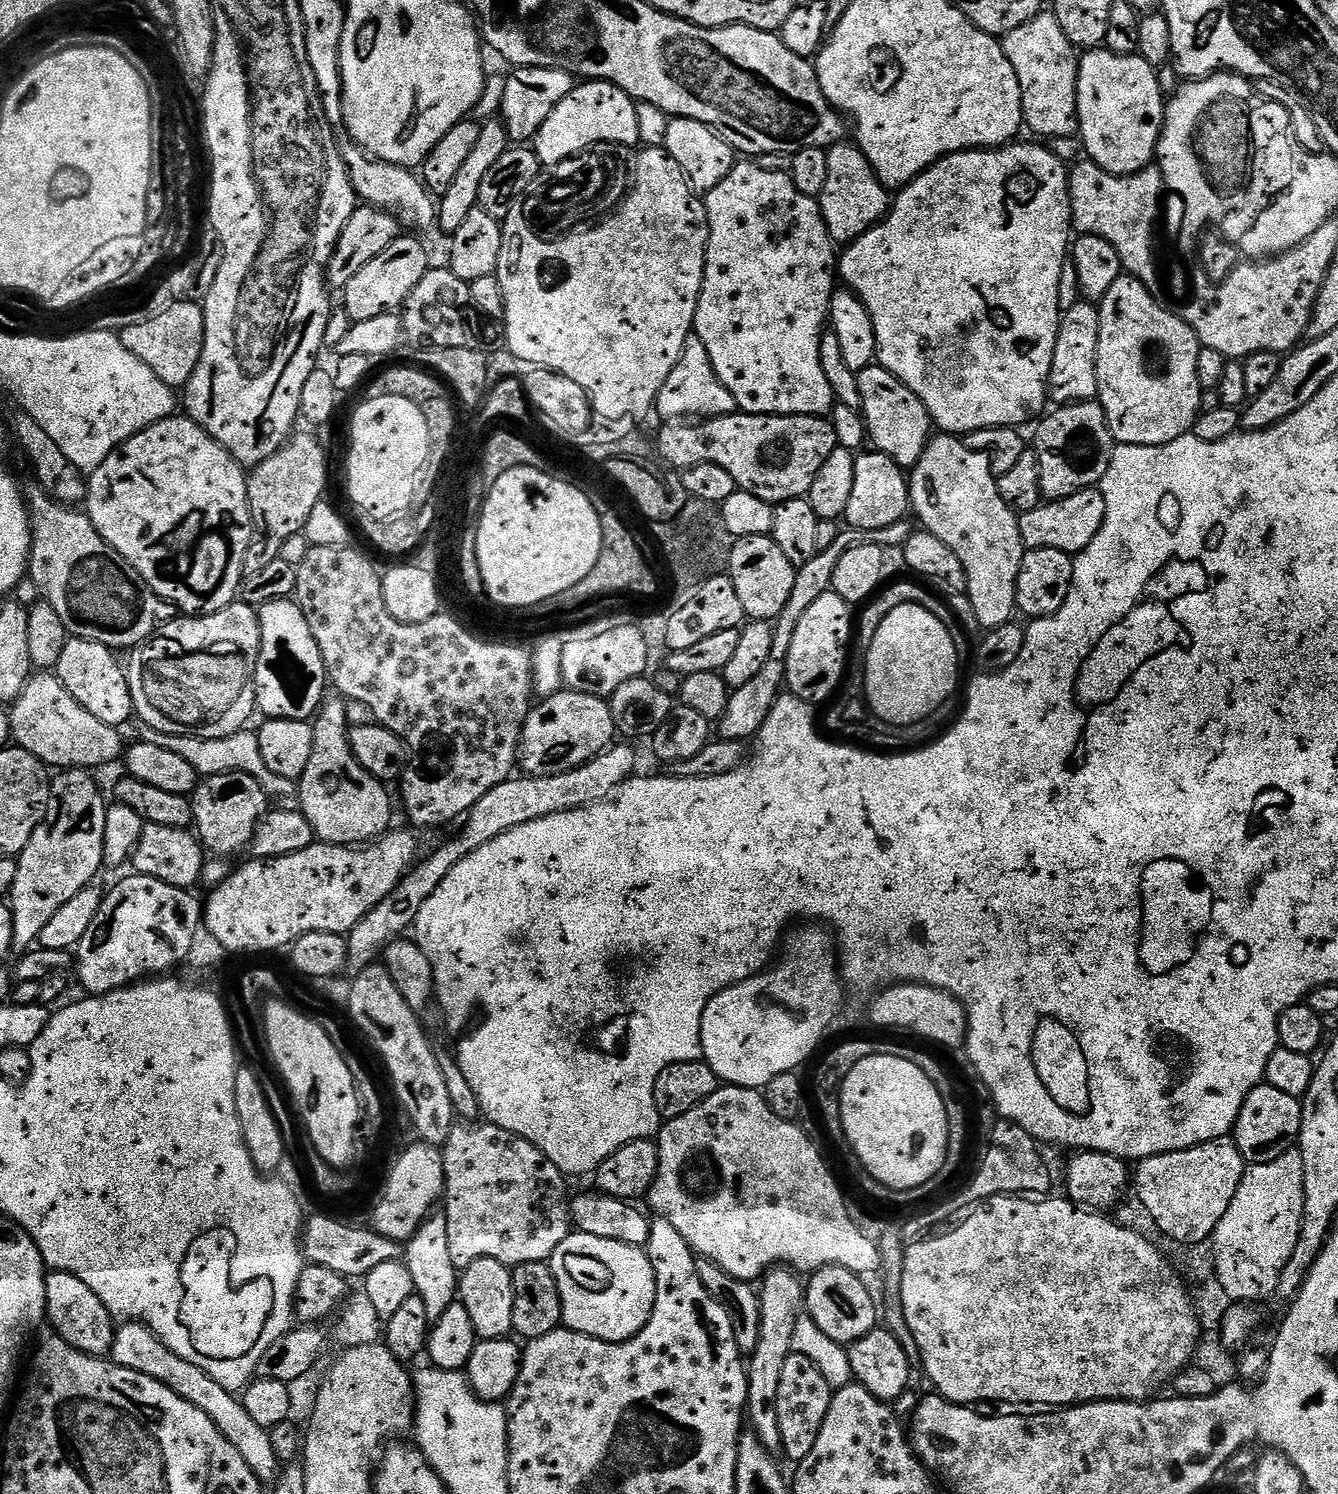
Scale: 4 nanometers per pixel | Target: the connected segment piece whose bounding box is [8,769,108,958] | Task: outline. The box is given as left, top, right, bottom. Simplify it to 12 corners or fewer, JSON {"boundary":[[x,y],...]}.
{"boundary":[[85,769],[51,779],[8,895],[19,958],[103,869],[105,814]]}

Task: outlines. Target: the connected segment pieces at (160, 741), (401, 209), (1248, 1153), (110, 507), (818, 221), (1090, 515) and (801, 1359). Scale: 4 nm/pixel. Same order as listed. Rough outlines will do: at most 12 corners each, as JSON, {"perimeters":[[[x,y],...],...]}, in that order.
{"perimeters":[[[139,721],[138,736],[194,766],[197,775],[240,772],[270,798],[295,781],[262,759],[256,732],[222,739],[166,735]],[[351,142],[342,148],[357,197],[401,225],[433,228],[438,204],[415,171]],[[1262,1082],[1242,1102],[1234,1139],[1245,1165],[1297,1147],[1303,1106]],[[184,414],[87,477],[86,515],[161,600],[237,599],[248,476]],[[737,162],[706,193],[694,334],[752,416],[827,417],[838,248]],[[1099,487],[1019,513],[1025,549],[1075,554],[1106,522]],[[793,1352],[778,1377],[782,1452],[814,1450],[834,1389]]]}

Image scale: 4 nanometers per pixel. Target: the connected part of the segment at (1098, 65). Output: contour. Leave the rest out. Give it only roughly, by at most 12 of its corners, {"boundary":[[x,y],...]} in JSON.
{"boundary":[[1138,54],[1079,57],[1078,140],[1115,176],[1155,161],[1166,95]]}

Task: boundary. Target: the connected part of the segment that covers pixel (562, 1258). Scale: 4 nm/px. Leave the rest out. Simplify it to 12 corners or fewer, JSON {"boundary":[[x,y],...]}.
{"boundary":[[572,1230],[550,1263],[563,1327],[621,1344],[650,1322],[644,1248]]}

